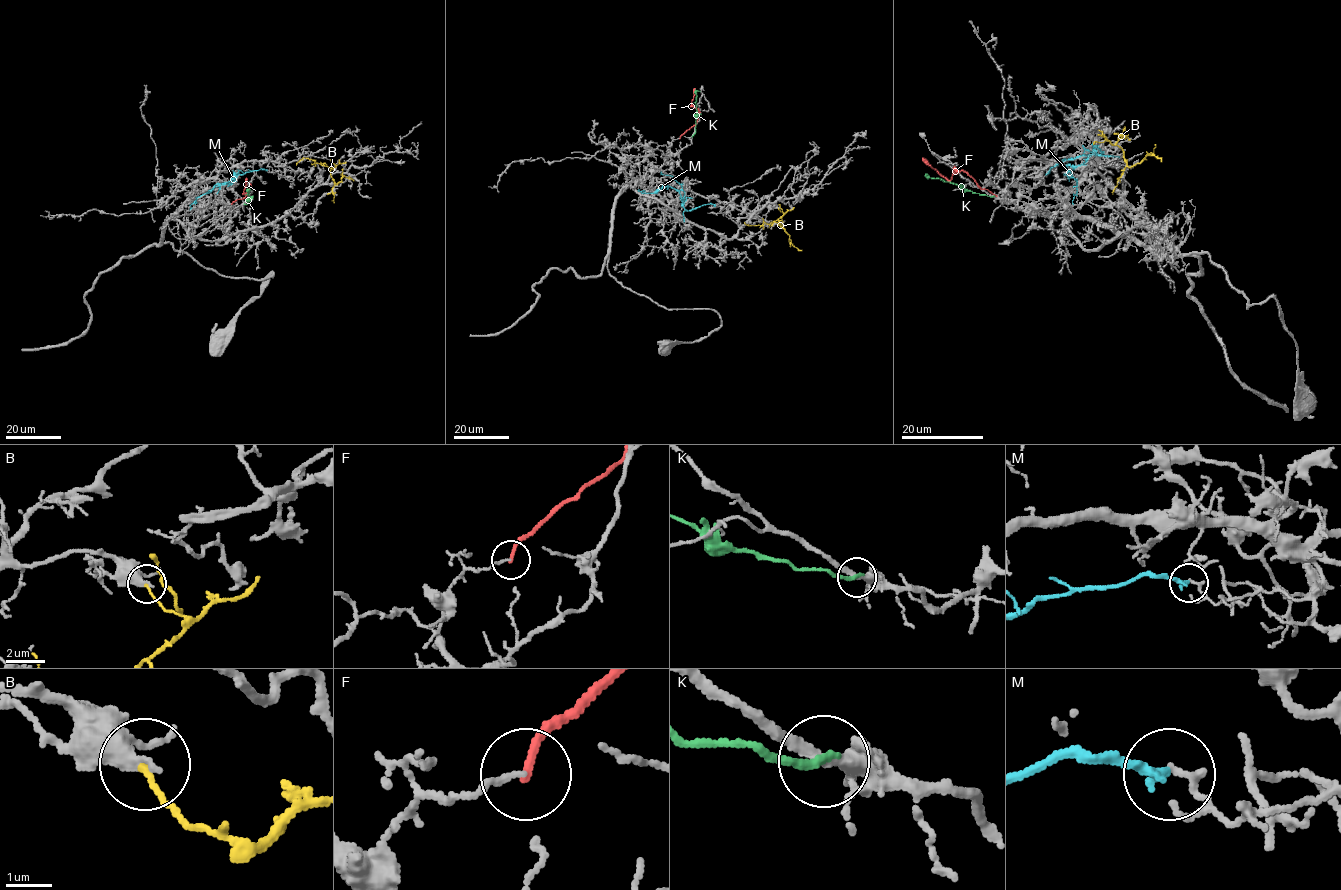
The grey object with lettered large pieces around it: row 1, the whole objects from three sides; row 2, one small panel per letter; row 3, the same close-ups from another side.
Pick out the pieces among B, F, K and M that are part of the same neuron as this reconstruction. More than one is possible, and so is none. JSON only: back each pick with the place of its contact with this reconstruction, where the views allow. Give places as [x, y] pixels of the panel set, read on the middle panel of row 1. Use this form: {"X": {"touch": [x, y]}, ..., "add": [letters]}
{"add": []}

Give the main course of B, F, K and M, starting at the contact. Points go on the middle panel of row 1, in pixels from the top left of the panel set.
B: (778, 208), (784, 214), (778, 223), (789, 235), (791, 244), (802, 250)
F: (680, 138), (696, 123), (698, 109), (691, 100), (694, 88)
K: (693, 136), (696, 92), (700, 91)
M: (715, 205), (708, 203), (687, 210), (679, 192), (669, 186), (653, 192), (637, 190)

